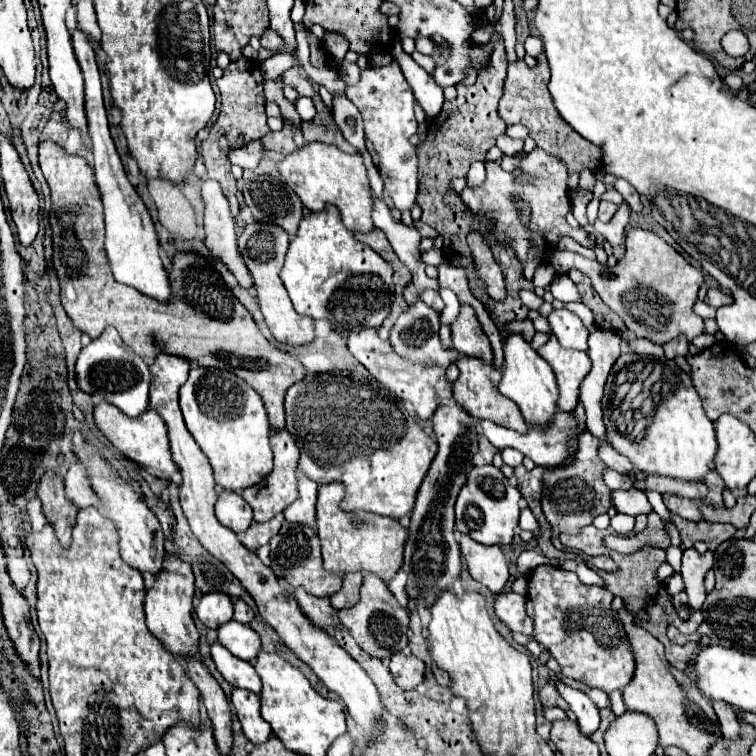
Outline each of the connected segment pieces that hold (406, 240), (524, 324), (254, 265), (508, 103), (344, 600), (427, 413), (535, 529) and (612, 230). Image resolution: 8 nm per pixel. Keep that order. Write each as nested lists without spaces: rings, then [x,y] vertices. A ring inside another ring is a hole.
[[[372,195],[372,201],[374,201],[374,211],[372,211],[372,221],[374,221],[374,227],[382,229],[384,235],[388,237],[392,249],[396,251],[398,259],[412,271],[414,279],[414,287],[418,289],[418,293],[426,291],[426,289],[438,290],[439,284],[437,279],[429,278],[424,273],[424,263],[420,259],[420,233],[414,229],[414,227],[408,227],[404,225],[402,221],[396,221],[388,209],[388,205],[378,199],[376,195]]]
[[[530,319],[506,323],[504,331],[520,331],[520,333],[524,335],[524,339],[526,339],[526,341],[532,341],[532,337],[534,337],[534,333],[536,333],[536,331],[534,331],[534,325],[532,325],[532,321],[530,321]]]
[[[250,223],[246,225],[246,229],[238,235],[238,247],[240,253],[246,261],[246,267],[252,273],[254,279],[254,293],[256,299],[260,303],[262,315],[274,335],[274,339],[278,343],[286,343],[286,345],[306,345],[314,341],[314,319],[298,315],[292,307],[292,301],[286,293],[286,287],[282,285],[278,273],[284,265],[284,257],[288,251],[288,233],[284,233],[284,229],[280,229],[278,225],[270,225],[270,223]]]
[[[540,53],[536,57],[536,65],[528,67],[524,61],[516,61],[508,65],[508,77],[506,77],[506,85],[504,85],[504,95],[499,101],[498,113],[508,125],[512,123],[520,123],[530,131],[530,137],[536,139],[536,145],[540,149],[544,149],[546,153],[552,153],[556,157],[560,157],[563,163],[566,163],[568,171],[582,171],[582,169],[598,169],[600,167],[600,149],[596,145],[592,145],[590,141],[586,141],[584,137],[580,137],[562,117],[560,113],[556,113],[556,107],[552,105],[552,97],[548,93],[548,81],[550,81],[550,67],[546,61],[546,55]]]
[[[348,573],[342,577],[342,589],[340,589],[340,599],[334,601],[332,605],[336,609],[342,609],[342,607],[348,607],[348,605],[354,605],[358,599],[360,599],[360,585],[362,585],[362,573]]]
[[[362,329],[360,333],[352,333],[348,337],[348,349],[350,353],[380,381],[384,383],[394,395],[398,395],[404,401],[410,401],[422,421],[430,419],[438,405],[452,397],[452,383],[446,381],[444,369],[440,367],[420,367],[410,365],[404,361],[390,345],[388,341],[382,341],[376,333],[376,329]]]
[[[526,507],[526,509],[522,509],[520,513],[520,529],[524,529],[524,531],[530,531],[536,539],[540,537],[540,525],[538,525],[538,521],[536,521],[536,517],[532,515],[532,511]]]
[[[622,203],[618,207],[618,211],[614,213],[614,217],[608,223],[594,225],[594,231],[600,233],[600,237],[604,237],[612,247],[622,247],[628,221],[630,221],[630,207],[628,207],[628,203]]]

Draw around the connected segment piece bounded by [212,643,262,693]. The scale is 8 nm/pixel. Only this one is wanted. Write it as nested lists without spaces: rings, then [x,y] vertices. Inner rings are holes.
[[[220,643],[212,645],[212,659],[214,659],[218,671],[224,675],[224,679],[232,687],[248,689],[252,693],[262,691],[262,683],[260,683],[258,673],[254,671],[254,667],[246,661],[240,661],[238,657],[232,657],[232,653],[228,653],[228,649],[224,649],[224,645],[220,645]]]

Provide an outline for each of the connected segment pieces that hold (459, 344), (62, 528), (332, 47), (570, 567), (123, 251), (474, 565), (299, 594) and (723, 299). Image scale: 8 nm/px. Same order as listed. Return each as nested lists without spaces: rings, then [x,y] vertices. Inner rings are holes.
[[[468,305],[460,307],[460,315],[452,325],[452,341],[458,353],[468,355],[468,357],[478,357],[478,359],[484,359],[486,363],[492,363],[490,341],[484,335],[472,307]]]
[[[44,475],[38,483],[38,497],[46,519],[54,525],[60,545],[68,549],[72,543],[72,529],[76,525],[76,505],[66,499],[64,479],[58,475]]]
[[[326,31],[324,35],[324,45],[326,45],[326,51],[336,57],[338,61],[344,59],[344,55],[348,53],[348,39],[340,33],[332,33],[332,31]]]
[[[562,561],[560,567],[566,569],[566,571],[574,571],[574,573],[580,577],[580,581],[582,581],[584,585],[598,585],[598,587],[606,587],[604,579],[602,579],[596,571],[592,571],[584,561]]]
[[[74,29],[72,31],[72,45],[74,45],[74,53],[76,59],[80,63],[80,69],[84,73],[84,81],[86,81],[86,117],[88,117],[88,129],[90,129],[90,137],[92,137],[92,153],[94,153],[94,175],[96,175],[96,185],[104,203],[104,223],[106,223],[106,257],[108,257],[108,265],[114,273],[114,279],[134,287],[136,291],[160,301],[160,303],[168,303],[170,301],[170,281],[168,281],[168,273],[162,265],[160,259],[160,249],[158,249],[158,235],[154,229],[154,223],[150,219],[150,213],[146,209],[146,205],[142,203],[140,195],[136,193],[136,189],[130,185],[124,165],[120,161],[120,155],[114,147],[114,141],[110,137],[110,129],[108,129],[108,119],[106,119],[106,109],[102,103],[102,87],[100,87],[100,73],[98,73],[98,65],[94,59],[94,51],[92,45],[88,41],[88,37],[80,31]]]
[[[470,537],[460,539],[460,551],[466,559],[470,575],[486,585],[492,593],[500,593],[508,581],[508,565],[498,545],[480,545]]]
[[[296,589],[296,601],[300,605],[300,609],[306,613],[306,617],[326,629],[326,627],[332,627],[332,625],[338,625],[338,611],[330,605],[330,599],[320,599],[320,597],[312,597],[308,593],[304,593],[302,589]]]
[[[712,287],[712,289],[708,291],[708,299],[706,299],[706,301],[708,301],[712,307],[722,307],[722,305],[730,305],[734,299],[732,299],[732,295],[726,295],[724,291]]]

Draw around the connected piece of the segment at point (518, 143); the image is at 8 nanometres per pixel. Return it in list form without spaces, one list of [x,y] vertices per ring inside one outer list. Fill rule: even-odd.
[[[500,135],[496,145],[504,155],[514,155],[516,151],[520,151],[524,147],[524,141],[522,139],[510,139],[508,135]]]

